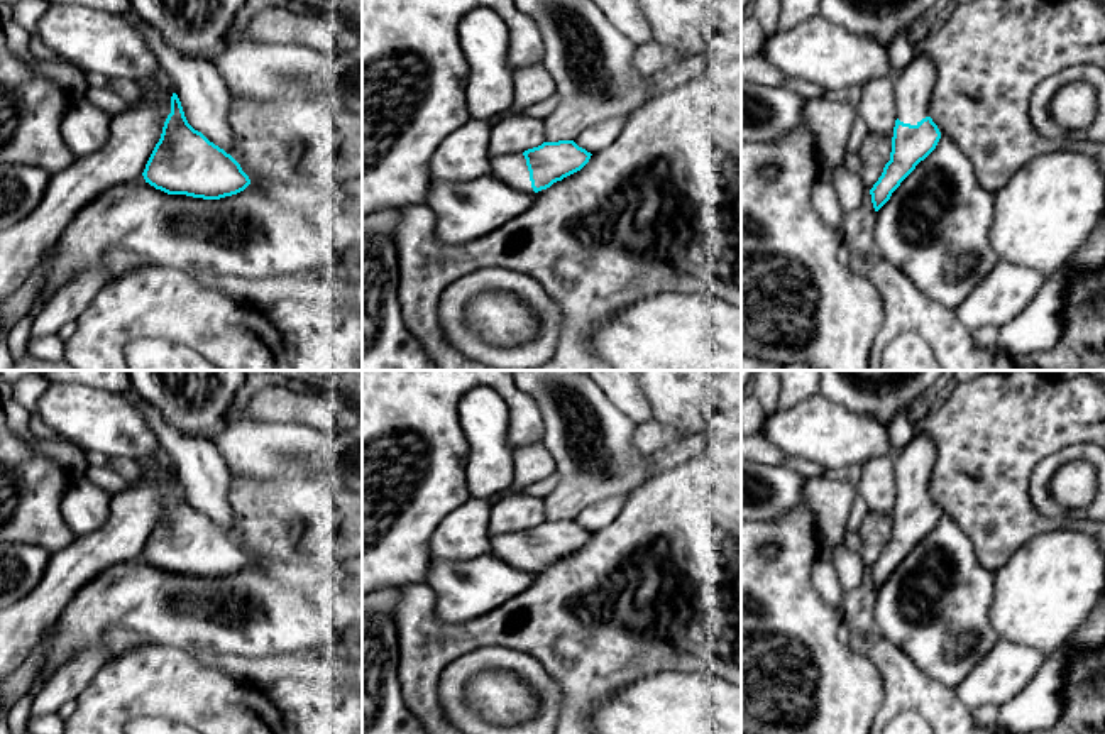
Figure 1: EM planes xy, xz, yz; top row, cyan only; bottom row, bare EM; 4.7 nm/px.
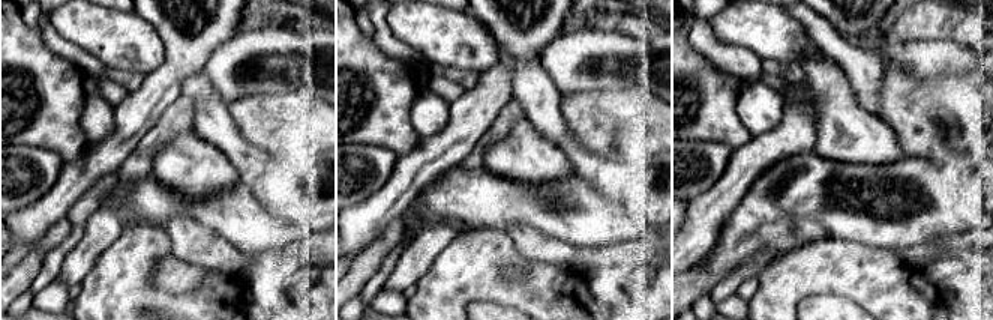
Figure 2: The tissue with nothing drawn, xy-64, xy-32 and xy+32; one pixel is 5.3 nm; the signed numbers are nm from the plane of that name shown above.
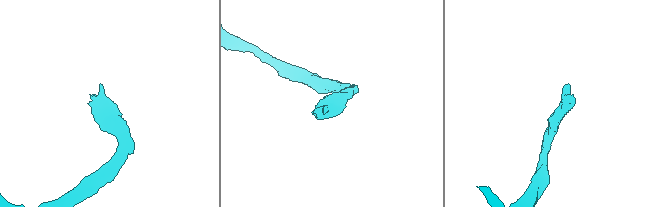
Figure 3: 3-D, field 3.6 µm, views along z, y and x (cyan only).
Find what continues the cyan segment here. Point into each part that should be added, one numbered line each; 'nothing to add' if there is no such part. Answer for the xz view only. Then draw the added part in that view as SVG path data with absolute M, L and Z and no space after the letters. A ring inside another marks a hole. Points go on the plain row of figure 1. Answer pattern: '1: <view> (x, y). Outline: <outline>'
1: xz (511, 548). Outline: M508 533L501 536L489 538L487 553L494 555L498 560L508 565L535 572L530 560L530 550L523 533Z

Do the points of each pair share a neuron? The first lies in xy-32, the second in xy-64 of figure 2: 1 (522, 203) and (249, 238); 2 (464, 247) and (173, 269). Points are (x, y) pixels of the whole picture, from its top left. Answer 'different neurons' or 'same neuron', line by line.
1: same neuron
2: different neurons

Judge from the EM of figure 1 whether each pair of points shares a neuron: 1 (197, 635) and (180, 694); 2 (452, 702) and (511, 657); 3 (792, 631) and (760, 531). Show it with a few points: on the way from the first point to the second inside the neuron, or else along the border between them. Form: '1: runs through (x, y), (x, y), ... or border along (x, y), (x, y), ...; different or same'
1: border along (164, 643), (185, 651); different
2: runs through (454, 684), (476, 662), (493, 658); same
3: runs through (789, 604), (787, 548); same

